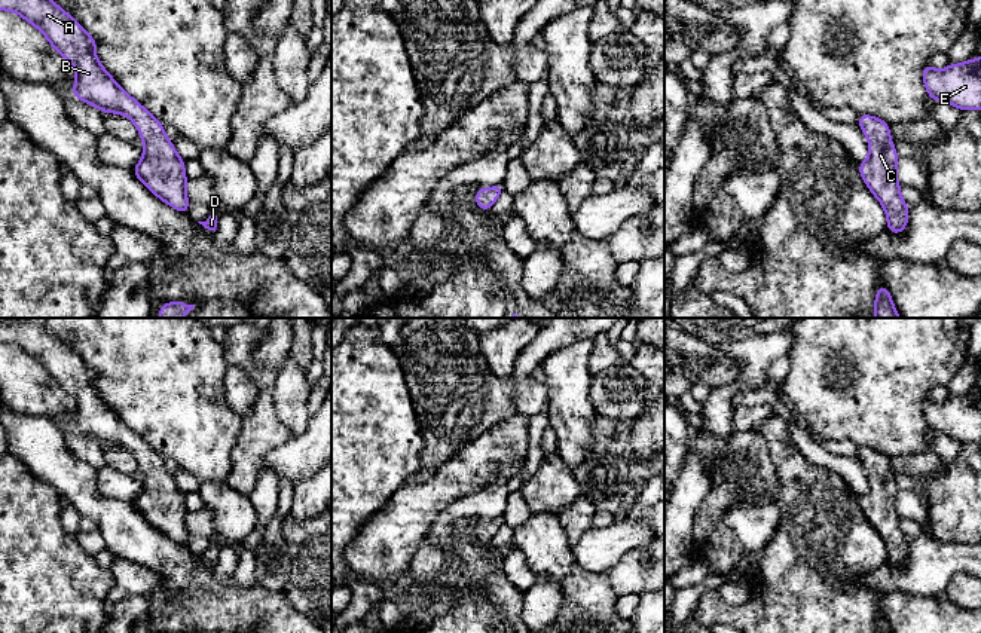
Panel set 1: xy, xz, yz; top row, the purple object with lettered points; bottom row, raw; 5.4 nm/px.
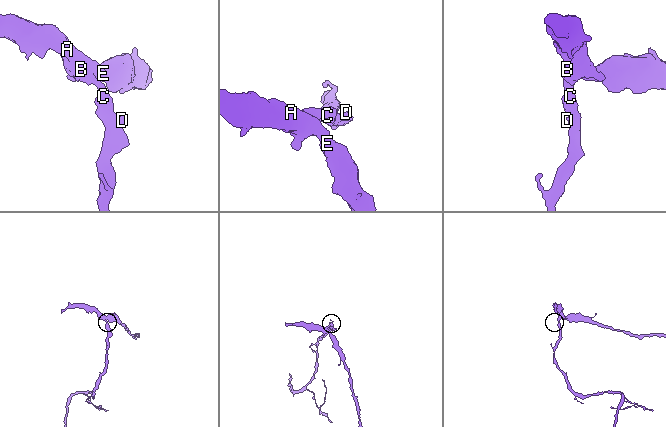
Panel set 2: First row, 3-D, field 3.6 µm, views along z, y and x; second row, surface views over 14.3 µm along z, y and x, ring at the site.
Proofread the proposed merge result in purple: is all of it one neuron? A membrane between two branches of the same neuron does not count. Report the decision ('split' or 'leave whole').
leave whole

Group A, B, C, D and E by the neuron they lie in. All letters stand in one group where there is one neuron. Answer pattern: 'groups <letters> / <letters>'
groups A B C D E

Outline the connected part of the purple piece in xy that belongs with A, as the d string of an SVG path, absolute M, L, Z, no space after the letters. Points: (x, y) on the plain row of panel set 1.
M0 318L0 343L12 343L43 366L48 374L67 394L76 400L76 416L71 421L80 434L100 441L103 446L120 446L134 455L144 474L143 493L131 504L143 517L165 536L181 547L189 547L189 532L186 528L187 508L184 493L177 487L174 477L164 467L164 458L149 446L138 434L126 426L117 415L104 403L95 388L97 373L55 334L46 328L46 318Z

